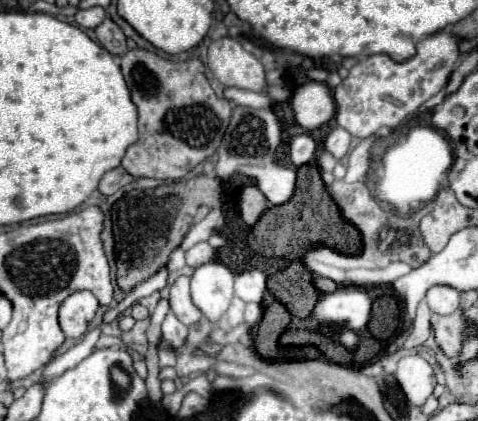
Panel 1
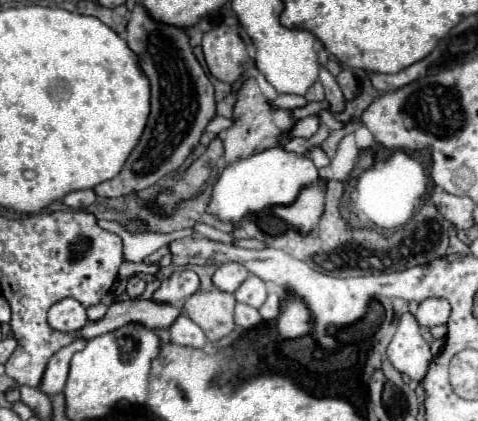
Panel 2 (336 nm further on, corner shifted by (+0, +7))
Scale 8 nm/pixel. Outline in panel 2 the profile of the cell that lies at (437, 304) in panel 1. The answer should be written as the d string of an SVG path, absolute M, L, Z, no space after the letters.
M427 298L417 308L417 322L427 328L445 324L449 316L451 316L451 304L445 298Z

